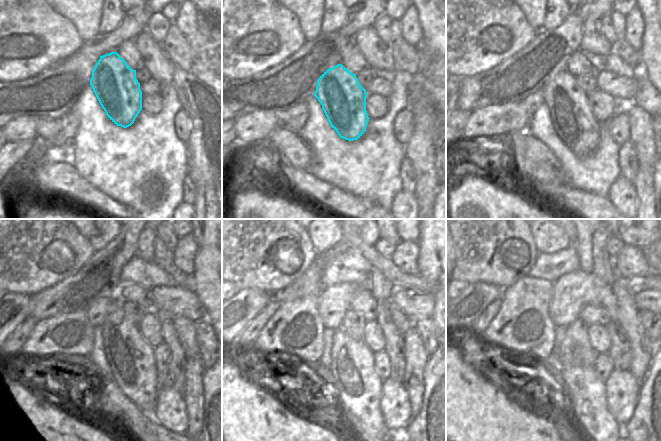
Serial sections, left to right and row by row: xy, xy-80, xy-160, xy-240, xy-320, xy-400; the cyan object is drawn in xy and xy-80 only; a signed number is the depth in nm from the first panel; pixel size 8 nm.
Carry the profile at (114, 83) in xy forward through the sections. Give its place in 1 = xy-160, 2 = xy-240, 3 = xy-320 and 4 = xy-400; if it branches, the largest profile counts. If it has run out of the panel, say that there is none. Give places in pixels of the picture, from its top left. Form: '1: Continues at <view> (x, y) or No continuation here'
1: Continues at xy-160 (572, 119)
2: Continues at xy-240 (131, 359)
3: Continues at xy-320 (359, 386)
4: Continues at xy-400 (590, 411)

